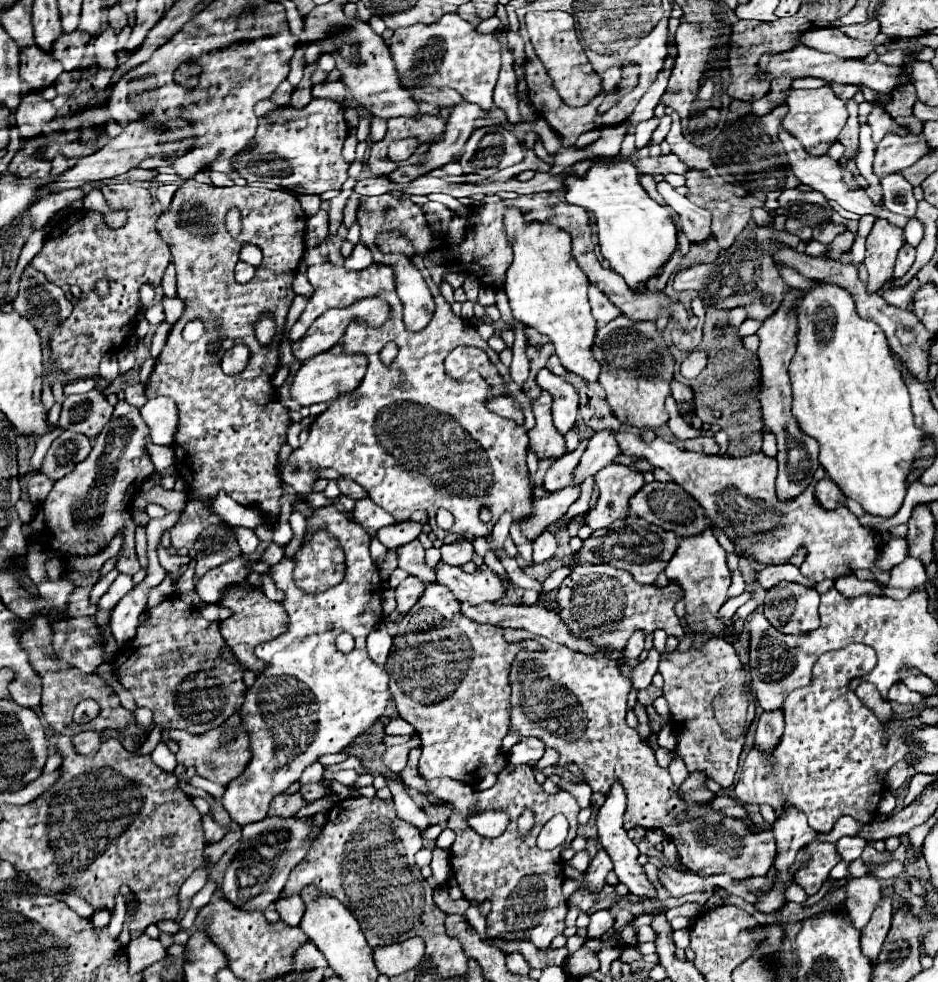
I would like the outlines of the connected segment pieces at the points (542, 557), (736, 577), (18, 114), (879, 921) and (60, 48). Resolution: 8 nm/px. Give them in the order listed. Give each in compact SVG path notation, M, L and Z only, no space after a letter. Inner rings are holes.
M551 531L541 533L541 537L537 537L533 541L533 561L535 563L551 559L555 555L555 551L557 551L557 539L555 539L555 533L551 533Z
M738 569L731 572L731 585L729 587L729 597L741 595L746 588L745 581Z
M27 93L23 95L19 107L15 109L15 123L35 123L35 121L49 121L57 115L51 101L43 99L41 93Z
M887 897L881 901L881 905L873 911L871 921L861 931L861 949L863 955L869 959L877 959L881 945L887 937L887 931L891 927L891 915L893 915L893 899Z
M75 29L73 33L61 33L61 37L57 37L57 41L53 43L53 53L59 61L63 61L71 51L69 49L77 49L87 45L89 41L89 33L81 33L79 29Z

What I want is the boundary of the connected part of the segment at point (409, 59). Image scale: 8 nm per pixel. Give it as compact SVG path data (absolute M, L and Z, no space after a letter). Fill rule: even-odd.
M443 15L439 21L425 25L415 23L399 27L391 37L391 55L405 89L421 87L451 87L459 91L465 101L477 103L483 111L493 107L493 87L501 67L499 41L495 35L481 35L471 23L455 15Z

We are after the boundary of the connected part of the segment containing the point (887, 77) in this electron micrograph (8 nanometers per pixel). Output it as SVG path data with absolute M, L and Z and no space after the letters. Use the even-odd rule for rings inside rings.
M797 45L785 53L763 53L759 63L757 63L757 73L759 75L767 75L771 79L783 77L783 75L791 75L793 79L797 77L821 77L825 81L831 83L855 83L855 85L865 85L873 91L881 91L881 93L889 93L899 85L899 73L905 71L903 67L891 67L885 65L881 61L869 65L857 59L843 59L843 57L835 57L835 55L827 55L821 51L815 51L811 47L805 45Z

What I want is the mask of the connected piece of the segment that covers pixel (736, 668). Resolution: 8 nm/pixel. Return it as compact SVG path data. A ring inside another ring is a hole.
M657 629L654 632L653 646L662 655L659 673L665 679L663 697L667 699L669 713L673 717L673 723L677 725L675 755L679 755L683 763L687 763L689 773L703 771L721 787L731 787L737 773L739 753L745 745L745 733L755 717L755 707L749 707L753 699L749 677L743 671L733 645L721 637L709 639L701 649L689 649L685 653L673 651L669 655L665 653L667 638L665 631ZM739 699L747 699L745 713L741 713L743 707ZM735 707L737 711L731 711ZM737 729L741 729L741 735L733 733L735 737L731 737L729 731Z

